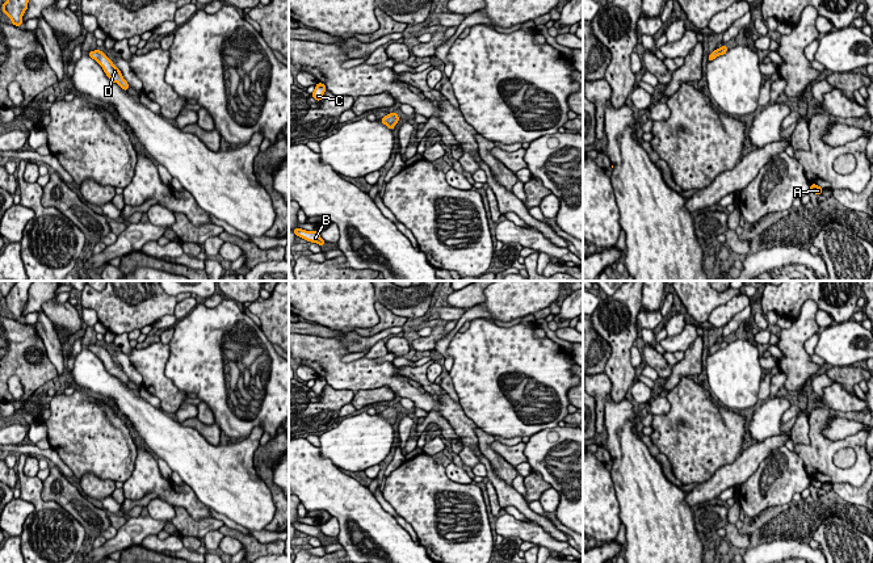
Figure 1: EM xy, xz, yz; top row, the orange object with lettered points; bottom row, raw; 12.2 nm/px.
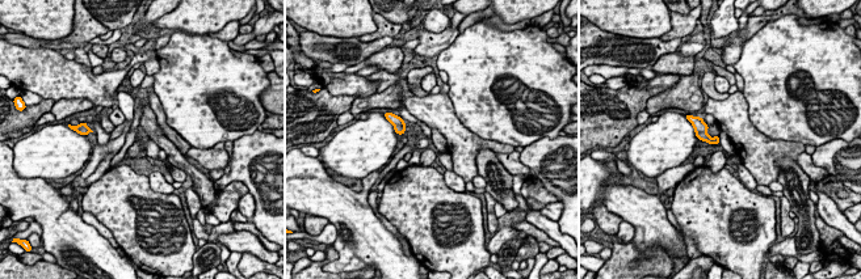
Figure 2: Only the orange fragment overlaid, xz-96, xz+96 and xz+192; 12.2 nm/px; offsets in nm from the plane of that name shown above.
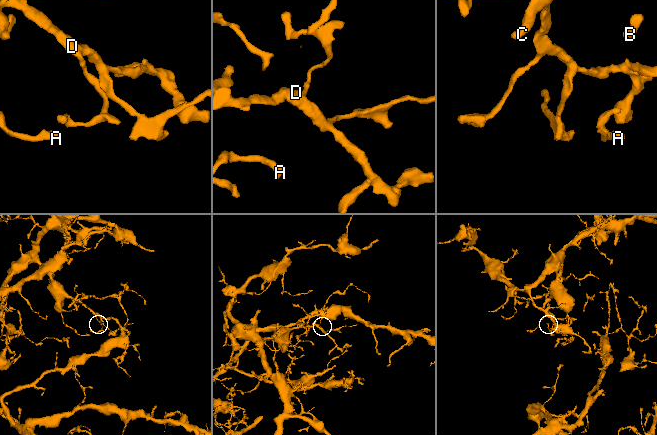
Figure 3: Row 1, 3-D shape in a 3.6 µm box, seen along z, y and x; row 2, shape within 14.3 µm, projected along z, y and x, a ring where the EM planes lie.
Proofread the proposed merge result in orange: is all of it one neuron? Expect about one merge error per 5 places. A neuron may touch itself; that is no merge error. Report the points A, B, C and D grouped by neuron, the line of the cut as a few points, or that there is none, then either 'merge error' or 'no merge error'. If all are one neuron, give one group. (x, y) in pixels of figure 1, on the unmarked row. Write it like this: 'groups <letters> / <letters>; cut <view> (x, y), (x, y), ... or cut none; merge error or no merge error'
groups A B C D; cut none; no merge error

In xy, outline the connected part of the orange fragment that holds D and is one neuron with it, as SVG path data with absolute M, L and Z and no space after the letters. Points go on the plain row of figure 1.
M101 344L88 345L88 348L102 361L104 366L113 377L117 377L127 386L129 378L123 373L121 365L113 358L112 353L109 353Z

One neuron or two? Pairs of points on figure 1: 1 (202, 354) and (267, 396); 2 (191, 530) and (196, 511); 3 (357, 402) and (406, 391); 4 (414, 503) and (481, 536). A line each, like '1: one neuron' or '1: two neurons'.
1: one neuron
2: two neurons
3: two neurons
4: one neuron

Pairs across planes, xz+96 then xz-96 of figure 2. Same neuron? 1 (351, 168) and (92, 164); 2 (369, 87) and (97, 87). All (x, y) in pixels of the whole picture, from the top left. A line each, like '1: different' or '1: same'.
1: different
2: same

